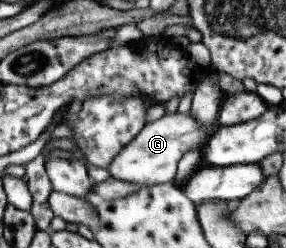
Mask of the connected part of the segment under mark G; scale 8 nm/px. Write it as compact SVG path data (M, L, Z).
M188 112L164 114L143 126L137 136L113 156L107 171L110 177L117 180L131 181L143 186L171 182L175 177L179 158L187 150L203 151L209 136L220 126L217 118L201 129L201 125Z

